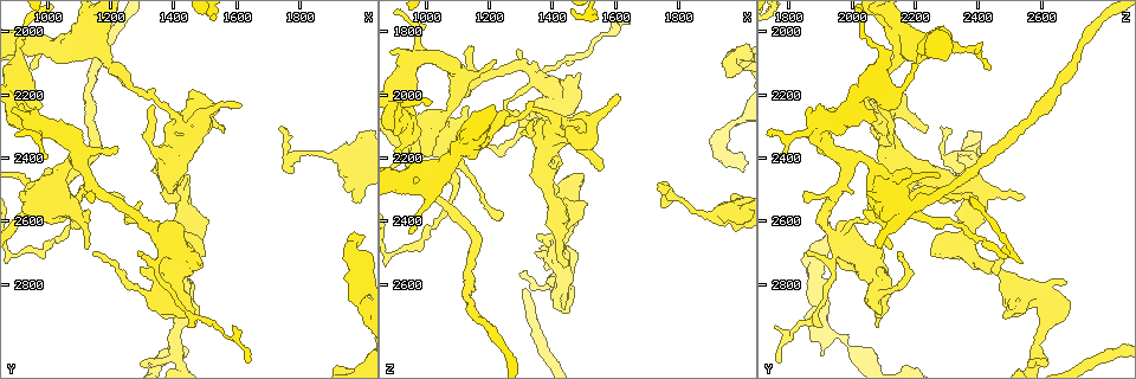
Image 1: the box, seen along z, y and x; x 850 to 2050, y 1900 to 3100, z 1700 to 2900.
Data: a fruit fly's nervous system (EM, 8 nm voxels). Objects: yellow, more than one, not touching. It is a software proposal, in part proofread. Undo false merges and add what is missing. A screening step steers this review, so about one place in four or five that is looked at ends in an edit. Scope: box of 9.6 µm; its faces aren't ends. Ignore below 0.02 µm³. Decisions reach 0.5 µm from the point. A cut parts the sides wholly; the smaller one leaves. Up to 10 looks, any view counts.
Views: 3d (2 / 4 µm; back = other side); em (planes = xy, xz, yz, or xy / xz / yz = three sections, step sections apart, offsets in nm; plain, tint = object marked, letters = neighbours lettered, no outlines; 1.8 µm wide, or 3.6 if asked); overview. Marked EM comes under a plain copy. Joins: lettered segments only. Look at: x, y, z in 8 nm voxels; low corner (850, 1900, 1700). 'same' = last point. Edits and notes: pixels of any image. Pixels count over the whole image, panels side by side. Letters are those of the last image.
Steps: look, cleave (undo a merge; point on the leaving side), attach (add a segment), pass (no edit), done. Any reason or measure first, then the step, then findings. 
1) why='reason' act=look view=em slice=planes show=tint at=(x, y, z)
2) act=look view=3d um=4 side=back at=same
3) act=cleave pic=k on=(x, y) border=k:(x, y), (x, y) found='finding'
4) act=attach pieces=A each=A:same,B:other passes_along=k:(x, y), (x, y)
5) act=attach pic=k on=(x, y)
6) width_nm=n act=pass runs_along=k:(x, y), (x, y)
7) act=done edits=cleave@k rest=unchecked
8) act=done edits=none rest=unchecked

act=look view=em slice=planes show=letters at=(1980, 2800, 1880)

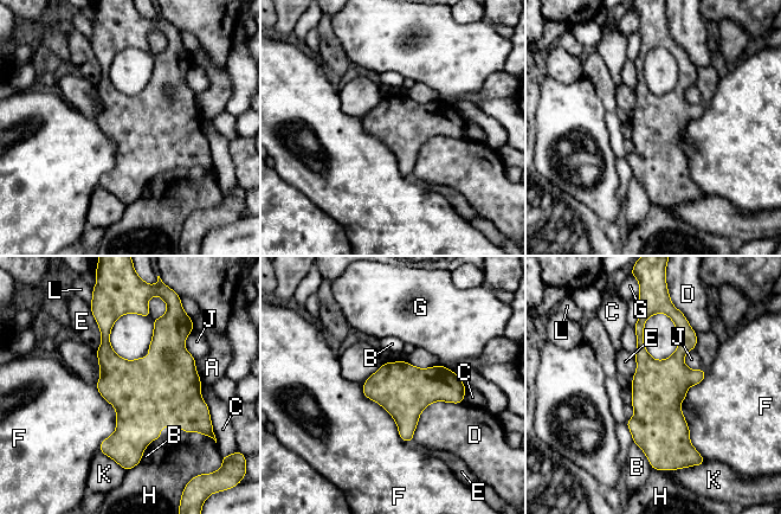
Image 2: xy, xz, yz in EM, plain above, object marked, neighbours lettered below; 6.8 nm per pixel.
width_nm=360 act=pass each=A:other,B:other,C:other,D:other,E:other,F:other,G:other,H:other,J:other,K:other,L:other found='continuous, no second neuron'

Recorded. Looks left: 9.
why='side arm on a straight run' act=look view=3d um=2 at=(1420, 2780, 2500)

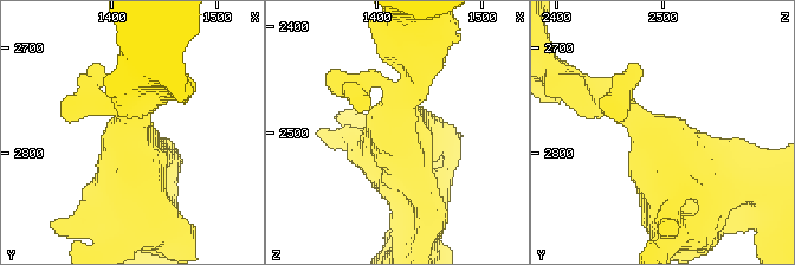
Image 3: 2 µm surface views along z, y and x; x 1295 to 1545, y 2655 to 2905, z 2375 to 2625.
arms=3 arm_widths_nm=200,240,300 act=look view=em slice=planes show=letters at=(1420, 2784, 2494)

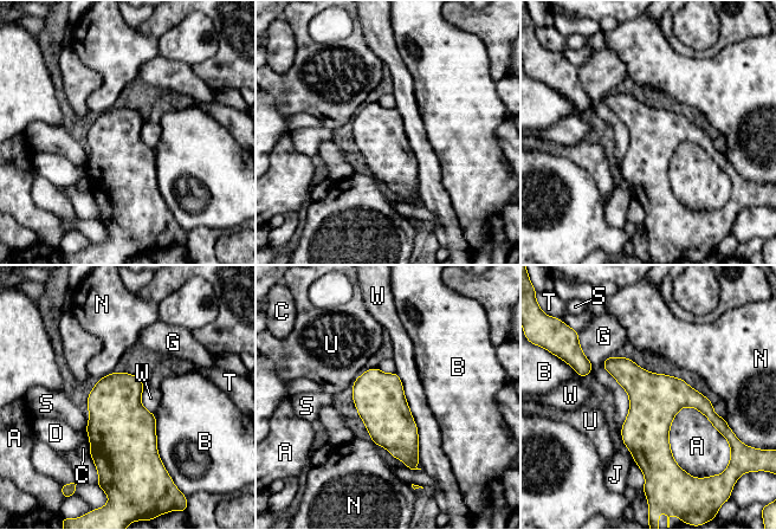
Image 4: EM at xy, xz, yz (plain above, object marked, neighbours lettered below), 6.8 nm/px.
act=pass each=A:other,B:other,C:other,D:other,G:other,J:other,N:other,S:other,T:other,U:other,W:other border=4:(395, 373), (416, 426), (420, 463) found='all the same neuron'

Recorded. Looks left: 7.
why='calibre changes' act=look view=em slice=xy step=4 show=tint at=(1090, 2600, 2220)

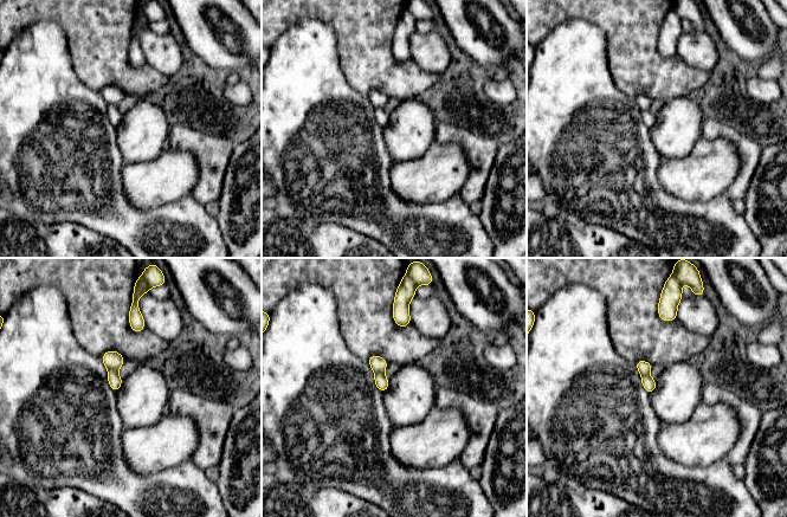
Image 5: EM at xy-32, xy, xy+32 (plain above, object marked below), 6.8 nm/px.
why='what lies round it' act=look view=em slice=xy step=4 show=letters at=same

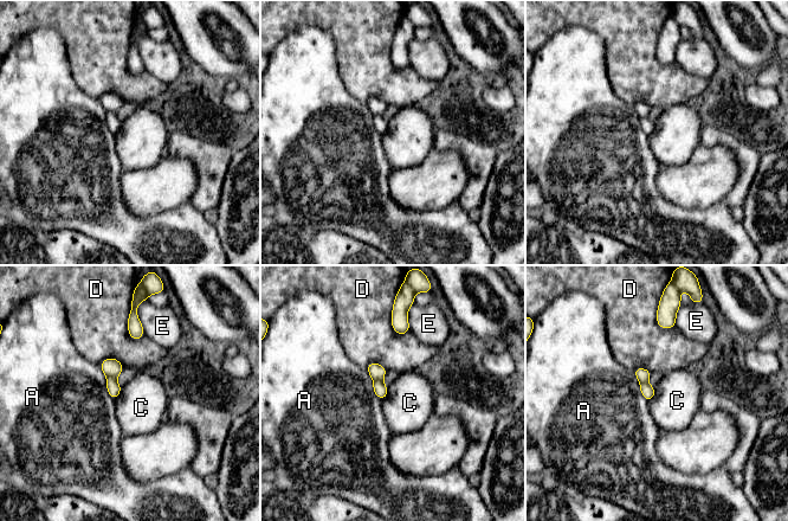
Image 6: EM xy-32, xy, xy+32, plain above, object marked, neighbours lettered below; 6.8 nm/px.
longest_contact=A:260nm act=cleave pic=6 on=(111, 367) each=A:other,C:other,D:other,E:other found='a second neuron is stuck on'

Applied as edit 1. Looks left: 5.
act=done edits=cleave@6 rest=unchecked

